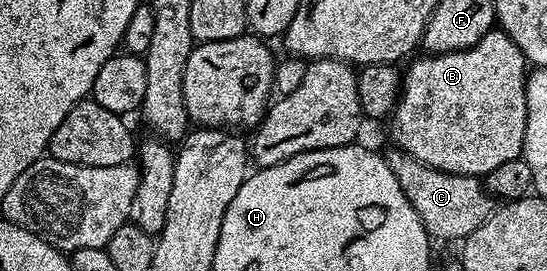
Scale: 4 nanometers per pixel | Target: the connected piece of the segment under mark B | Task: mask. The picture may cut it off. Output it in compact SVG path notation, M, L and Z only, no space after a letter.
M491 30L480 38L471 48L456 50L455 52L436 52L433 54L422 54L419 60L409 61L410 69L405 69L402 77L402 90L398 94L398 102L394 106L392 121L394 120L394 140L401 151L406 152L419 160L422 164L427 164L429 168L435 168L448 174L457 176L486 177L489 172L496 170L496 166L501 166L504 162L512 162L519 159L524 146L524 130L528 122L528 102L526 101L526 78L528 75L528 61L521 52L516 42L503 30Z

